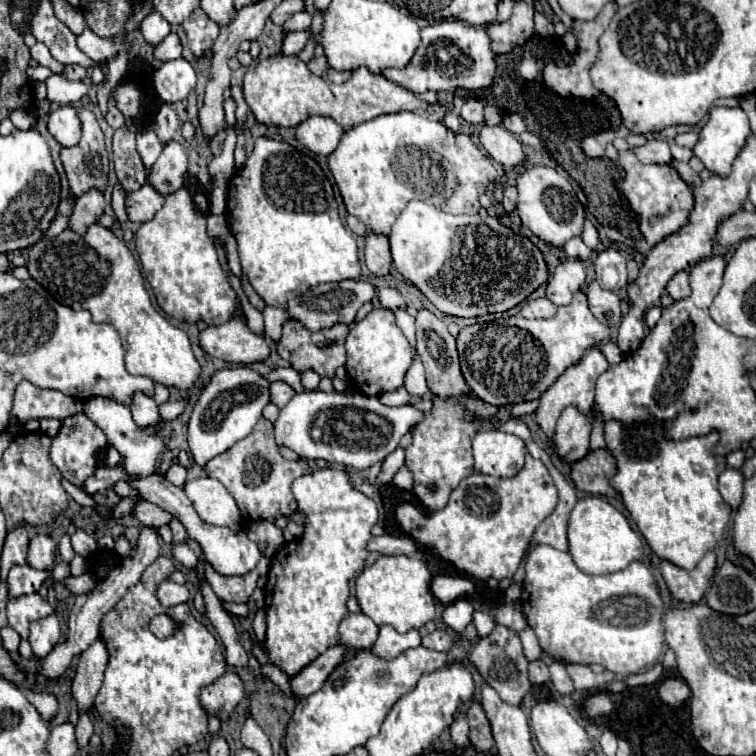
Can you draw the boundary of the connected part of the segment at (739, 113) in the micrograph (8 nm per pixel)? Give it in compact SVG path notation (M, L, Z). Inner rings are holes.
M713 107L707 123L703 125L703 129L699 133L699 141L693 147L693 155L713 175L727 177L731 173L731 165L733 165L735 157L743 149L743 145L745 145L745 141L747 141L749 135L751 135L751 131L749 131L749 119L747 119L747 115L745 115L745 111L741 107L731 107L731 109L729 107Z

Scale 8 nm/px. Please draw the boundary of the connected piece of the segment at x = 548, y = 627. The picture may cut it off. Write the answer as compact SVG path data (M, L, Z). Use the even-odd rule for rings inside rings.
M537 545L531 549L525 565L525 581L521 591L521 607L527 623L533 627L539 645L559 663L599 663L621 677L641 673L653 667L665 649L665 635L661 625L663 601L657 591L655 577L641 563L633 561L629 567L609 575L587 575L577 569L567 551L557 551L549 545Z

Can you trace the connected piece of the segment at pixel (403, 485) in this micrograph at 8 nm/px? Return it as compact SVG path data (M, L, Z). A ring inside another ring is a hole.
M401 467L401 469L397 471L397 475L393 477L393 483L395 483L399 489L411 491L411 487L413 487L413 475L411 475L411 471L409 471L407 467Z

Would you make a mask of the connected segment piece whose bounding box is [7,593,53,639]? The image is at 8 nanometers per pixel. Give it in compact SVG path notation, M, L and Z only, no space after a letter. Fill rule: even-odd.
M31 593L31 595L19 597L19 599L9 599L9 603L7 603L9 627L13 627L23 639L29 637L31 621L37 621L51 613L53 613L51 603L47 599L43 599L39 593Z

